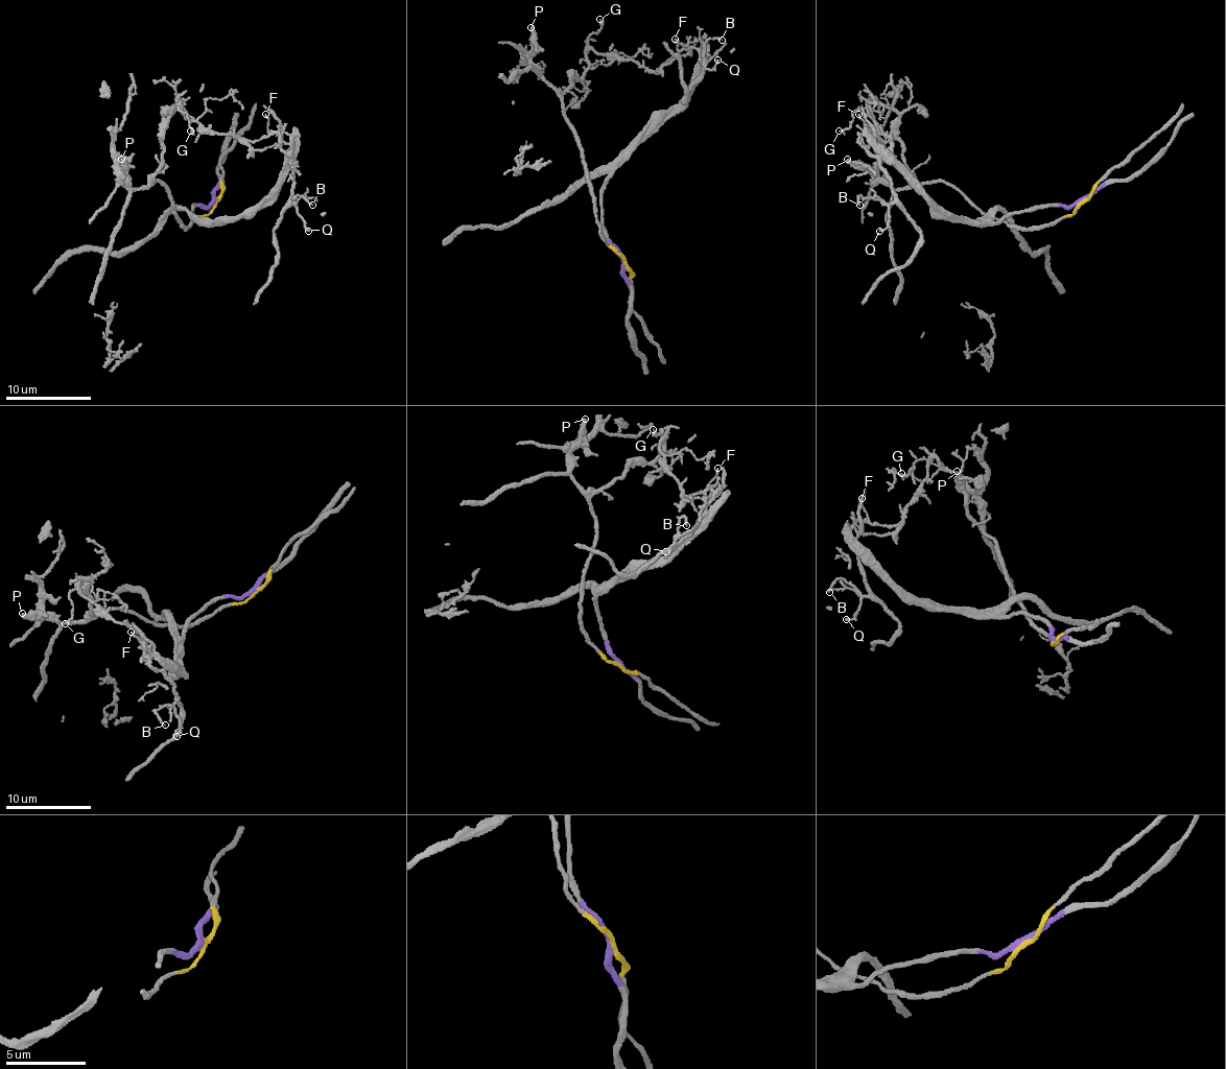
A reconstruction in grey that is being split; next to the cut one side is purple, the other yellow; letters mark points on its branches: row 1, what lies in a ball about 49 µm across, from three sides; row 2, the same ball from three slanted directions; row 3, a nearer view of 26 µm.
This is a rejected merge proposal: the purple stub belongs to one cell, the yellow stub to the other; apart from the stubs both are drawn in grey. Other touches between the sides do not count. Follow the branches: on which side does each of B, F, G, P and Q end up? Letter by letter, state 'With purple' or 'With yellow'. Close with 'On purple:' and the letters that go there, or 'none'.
B: With purple
F: With purple
G: With yellow
P: With yellow
Q: With purple
On purple: B, F, Q

